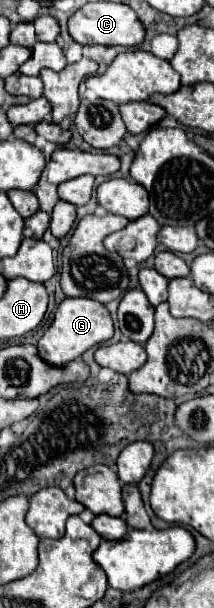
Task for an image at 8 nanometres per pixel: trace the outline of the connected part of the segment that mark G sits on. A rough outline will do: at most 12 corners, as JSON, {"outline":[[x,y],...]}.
{"outline":[[64,299],[38,355],[56,367],[114,335],[108,309]]}

